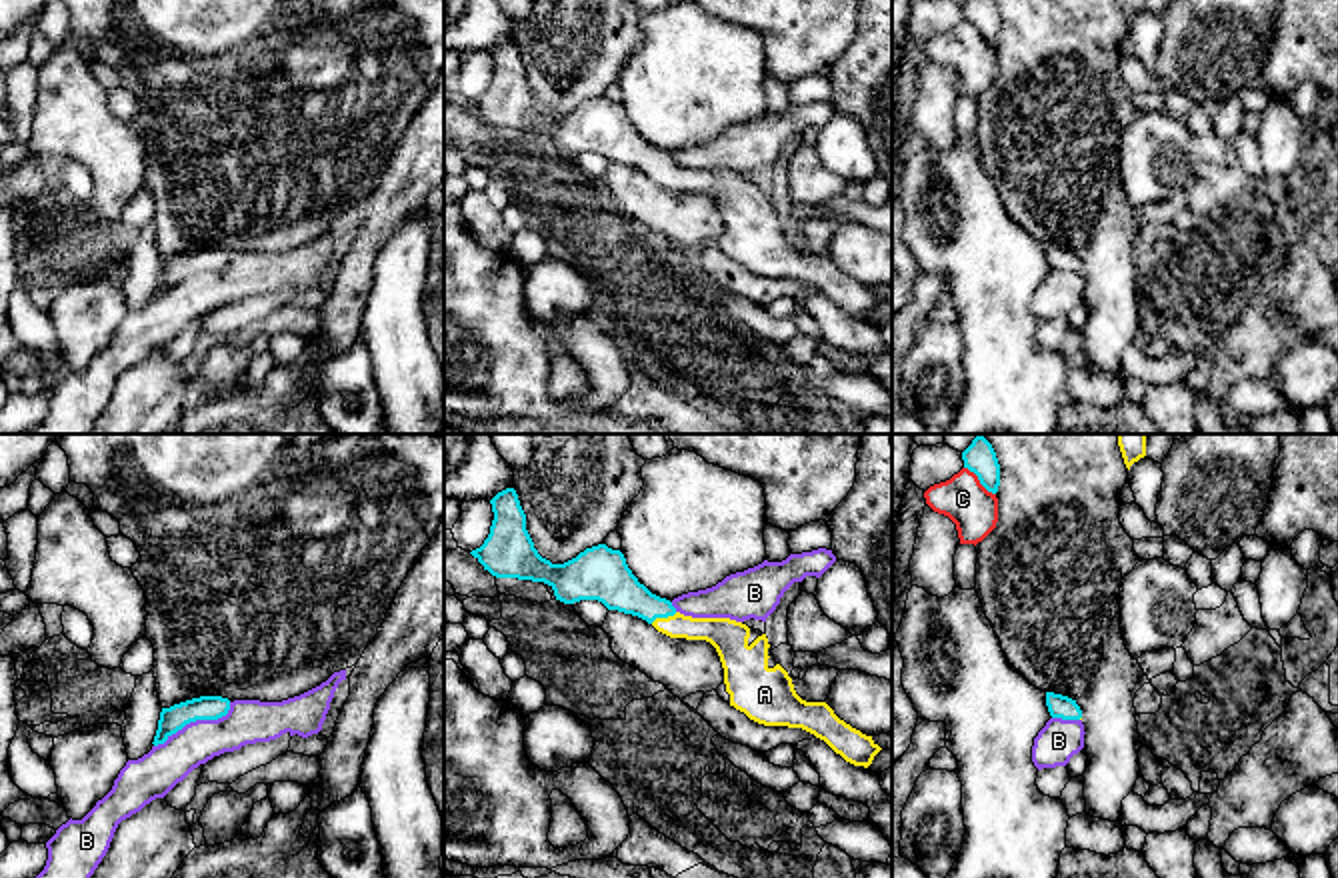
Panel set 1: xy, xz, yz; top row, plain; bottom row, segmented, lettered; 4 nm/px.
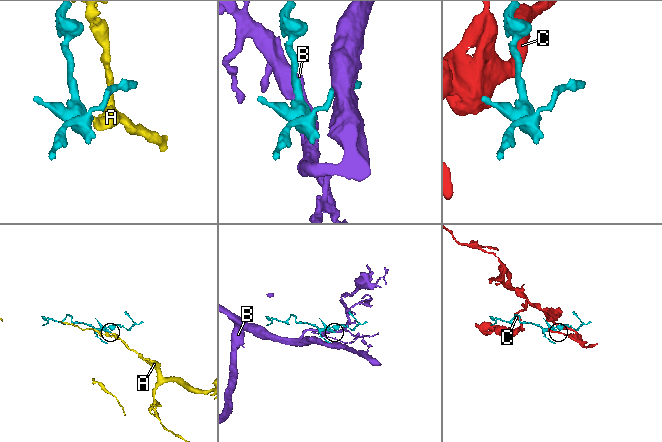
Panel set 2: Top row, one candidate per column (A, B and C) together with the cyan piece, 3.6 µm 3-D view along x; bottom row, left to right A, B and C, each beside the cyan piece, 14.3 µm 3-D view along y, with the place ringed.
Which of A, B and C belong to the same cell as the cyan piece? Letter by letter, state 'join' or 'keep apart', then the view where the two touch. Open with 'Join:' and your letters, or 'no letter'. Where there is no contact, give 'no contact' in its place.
Join: A
A: join | xz
B: keep apart | xy
C: keep apart | yz

